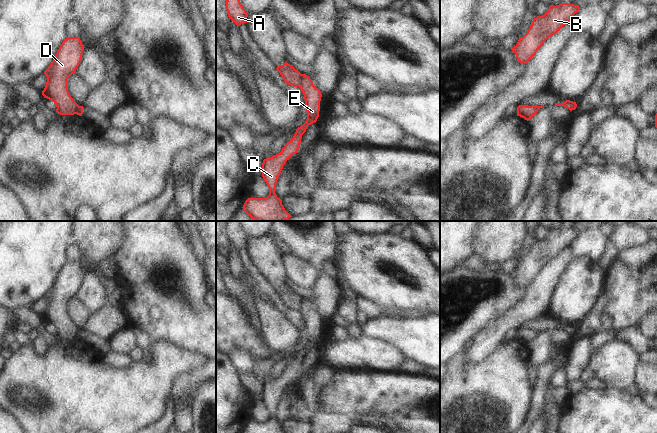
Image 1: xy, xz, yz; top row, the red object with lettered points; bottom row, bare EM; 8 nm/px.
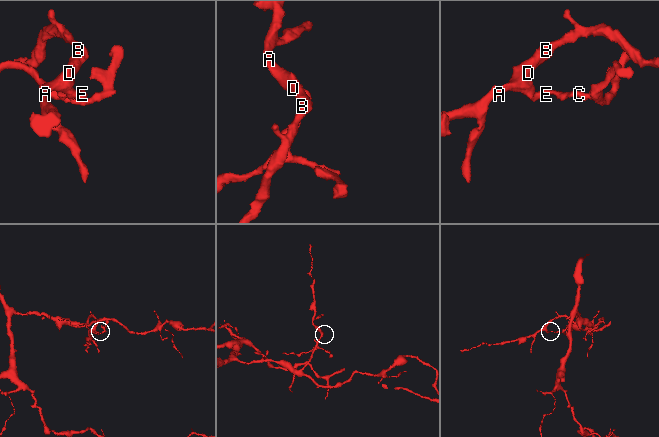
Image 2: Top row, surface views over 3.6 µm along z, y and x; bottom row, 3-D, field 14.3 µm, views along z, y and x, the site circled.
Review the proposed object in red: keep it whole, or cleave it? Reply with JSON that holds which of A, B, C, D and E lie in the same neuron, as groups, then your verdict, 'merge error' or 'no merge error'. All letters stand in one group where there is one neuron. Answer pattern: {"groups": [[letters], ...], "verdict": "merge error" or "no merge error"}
{"groups": [["A", "B", "D"], ["C", "E"]], "verdict": "merge error"}

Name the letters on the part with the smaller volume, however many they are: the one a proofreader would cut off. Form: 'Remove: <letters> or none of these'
Remove: C, E

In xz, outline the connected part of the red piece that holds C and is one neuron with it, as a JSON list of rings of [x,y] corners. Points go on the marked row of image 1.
[[[305,74],[302,76],[299,88],[304,95],[307,119],[296,129],[293,138],[284,145],[280,153],[263,160],[262,177],[269,188],[269,195],[265,198],[248,198],[242,207],[253,220],[286,221],[292,217],[275,193],[277,180],[286,161],[298,152],[302,135],[306,132],[307,127],[317,121],[322,97],[320,90]]]

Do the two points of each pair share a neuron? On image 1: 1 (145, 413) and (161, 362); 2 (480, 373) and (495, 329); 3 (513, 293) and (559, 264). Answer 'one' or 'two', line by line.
1: one
2: two
3: two

